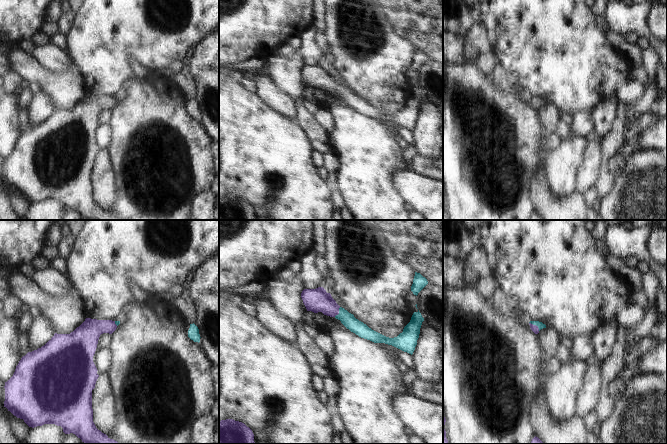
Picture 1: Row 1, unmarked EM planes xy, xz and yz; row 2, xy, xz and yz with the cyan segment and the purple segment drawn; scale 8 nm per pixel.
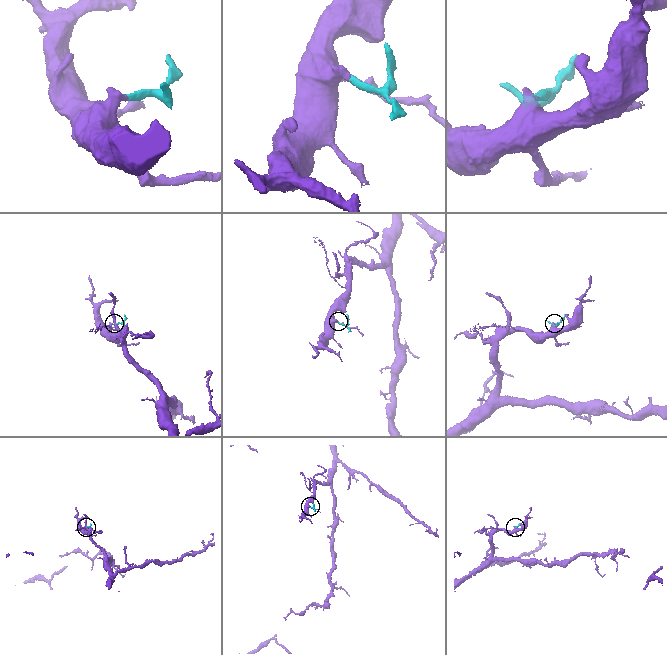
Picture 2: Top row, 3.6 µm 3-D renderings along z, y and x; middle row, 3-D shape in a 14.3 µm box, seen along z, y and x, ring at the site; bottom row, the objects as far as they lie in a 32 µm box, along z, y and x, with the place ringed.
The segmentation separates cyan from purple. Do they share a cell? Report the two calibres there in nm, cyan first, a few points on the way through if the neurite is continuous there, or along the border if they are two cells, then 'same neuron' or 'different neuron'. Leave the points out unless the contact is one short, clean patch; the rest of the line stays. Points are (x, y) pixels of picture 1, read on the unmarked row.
50 nm thick on the cyan side, 60 nm on the other; runs through yz (540, 101), (535, 100), (534, 104); same neuron

